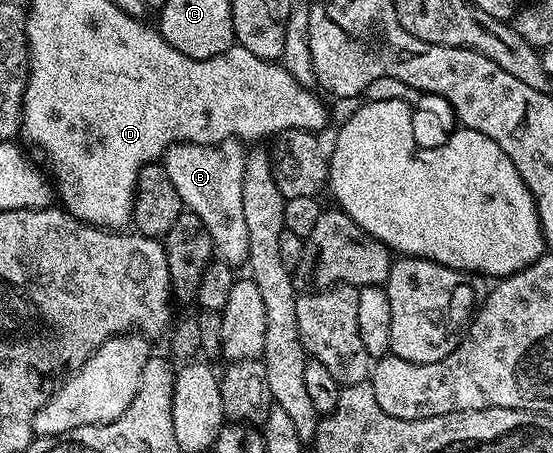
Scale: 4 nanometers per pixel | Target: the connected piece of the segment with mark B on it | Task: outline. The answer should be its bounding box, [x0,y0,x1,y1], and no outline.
[163,142,247,266]

